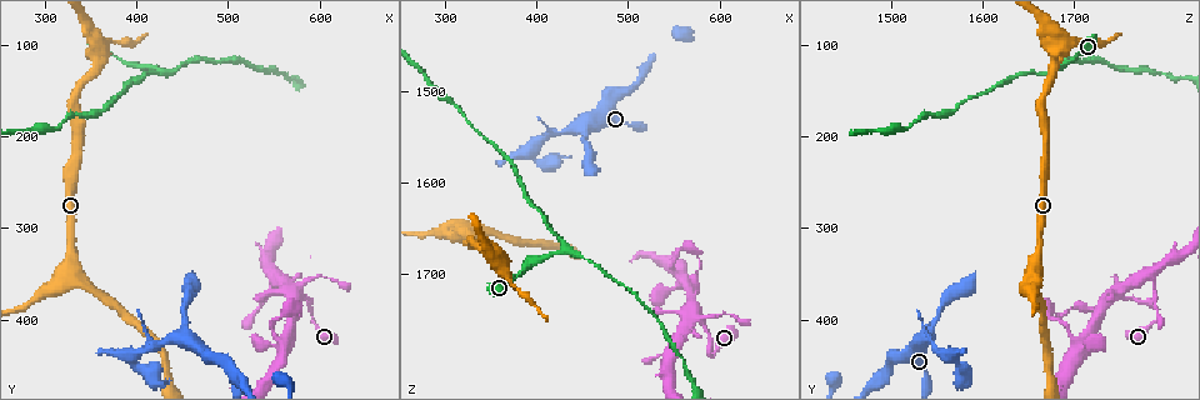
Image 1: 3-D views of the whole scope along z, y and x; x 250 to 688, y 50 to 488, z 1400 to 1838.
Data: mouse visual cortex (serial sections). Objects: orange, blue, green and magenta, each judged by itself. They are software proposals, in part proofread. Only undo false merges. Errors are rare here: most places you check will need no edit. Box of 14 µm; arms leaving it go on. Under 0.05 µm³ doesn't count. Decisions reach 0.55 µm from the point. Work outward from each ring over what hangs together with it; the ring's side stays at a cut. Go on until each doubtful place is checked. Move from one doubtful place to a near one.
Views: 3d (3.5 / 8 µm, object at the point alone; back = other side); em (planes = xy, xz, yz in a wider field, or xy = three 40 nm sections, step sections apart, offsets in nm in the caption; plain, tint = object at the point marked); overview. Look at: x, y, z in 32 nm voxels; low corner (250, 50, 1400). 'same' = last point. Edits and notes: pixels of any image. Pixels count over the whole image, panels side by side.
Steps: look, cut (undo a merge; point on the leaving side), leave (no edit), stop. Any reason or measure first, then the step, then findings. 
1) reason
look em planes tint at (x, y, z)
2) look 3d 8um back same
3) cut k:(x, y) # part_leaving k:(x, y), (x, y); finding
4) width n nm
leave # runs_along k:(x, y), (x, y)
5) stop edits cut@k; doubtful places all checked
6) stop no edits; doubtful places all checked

narrows sharply
look 3d 3.5um at (595, 395, 1790)

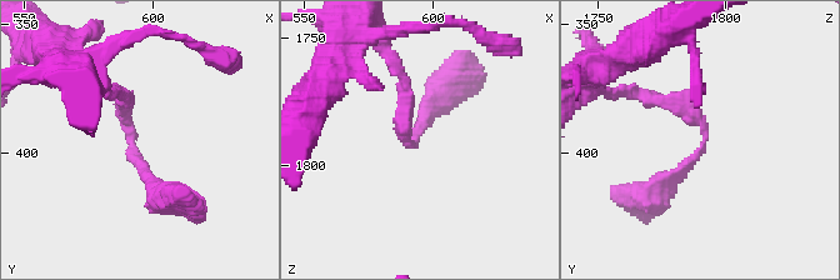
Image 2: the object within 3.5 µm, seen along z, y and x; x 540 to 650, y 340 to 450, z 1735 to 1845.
look em xy step 5 tint at (594, 394, 1791)

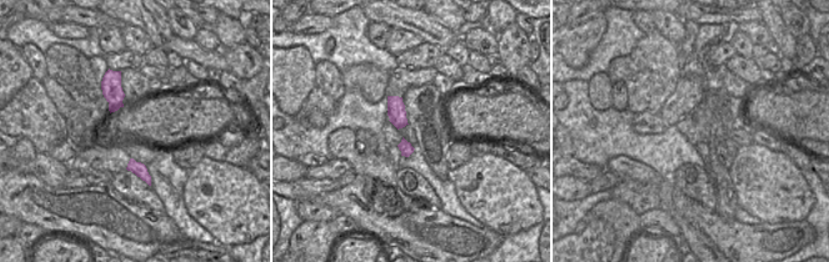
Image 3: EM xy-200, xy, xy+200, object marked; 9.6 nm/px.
leave # all the same cell

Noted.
calibre changes
look 3d 8um back at (575, 375, 1745)

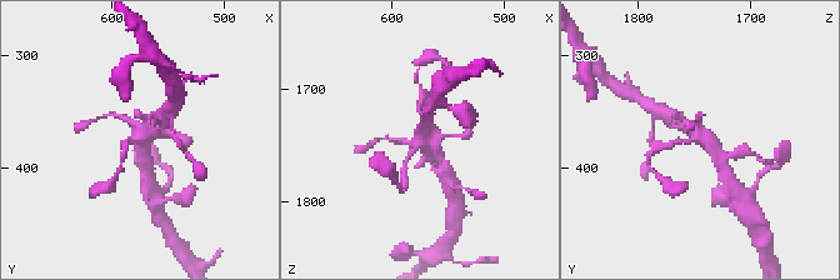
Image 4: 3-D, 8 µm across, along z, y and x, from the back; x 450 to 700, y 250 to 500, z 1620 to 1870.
closer look
look 3d 3.5um at (572, 372, 1746)

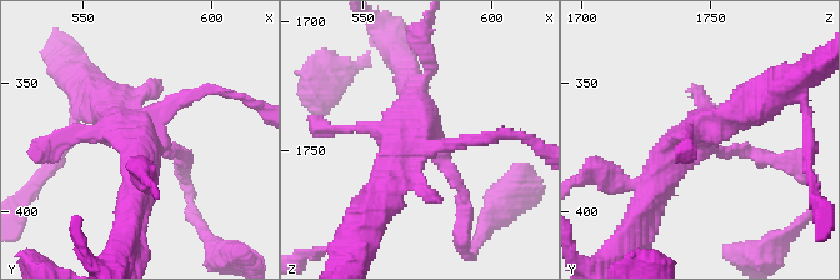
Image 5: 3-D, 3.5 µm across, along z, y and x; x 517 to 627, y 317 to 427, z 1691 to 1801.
look em xy step 3 tint at (573, 373, 1746)

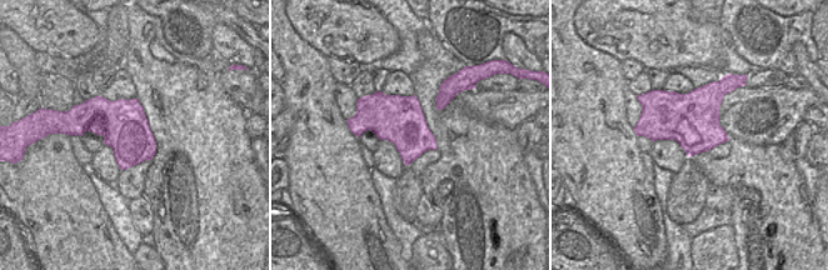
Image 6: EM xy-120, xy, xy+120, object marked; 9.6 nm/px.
leave # runs_along 5:(461, 203), (423, 139), (411, 84); one cell here

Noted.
arms part here
look 3d 3.5um at (430, 130, 1670)

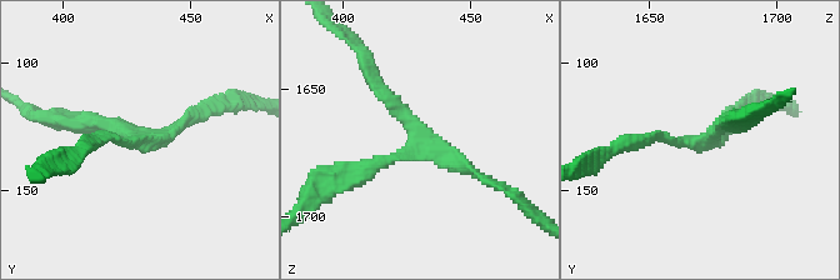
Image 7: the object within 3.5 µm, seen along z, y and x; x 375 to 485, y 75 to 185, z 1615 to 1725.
arms 3; arm_widths 150, 150, 250 nm
look em xy step 2 tint at (429, 130, 1672)

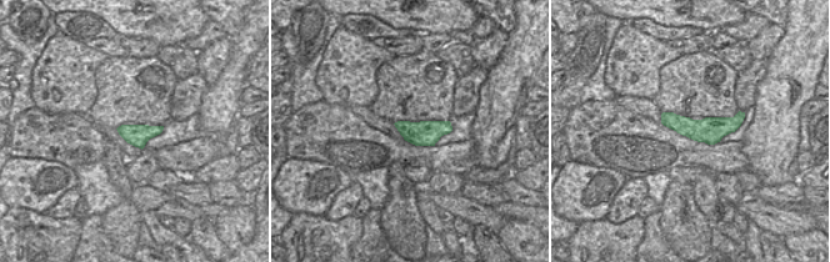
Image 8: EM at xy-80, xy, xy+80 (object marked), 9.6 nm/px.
leave # runs_along 7:(349, 180), (418, 144), (375, 80); continuous, no second cell

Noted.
stop no edits; doubtful places all checked

